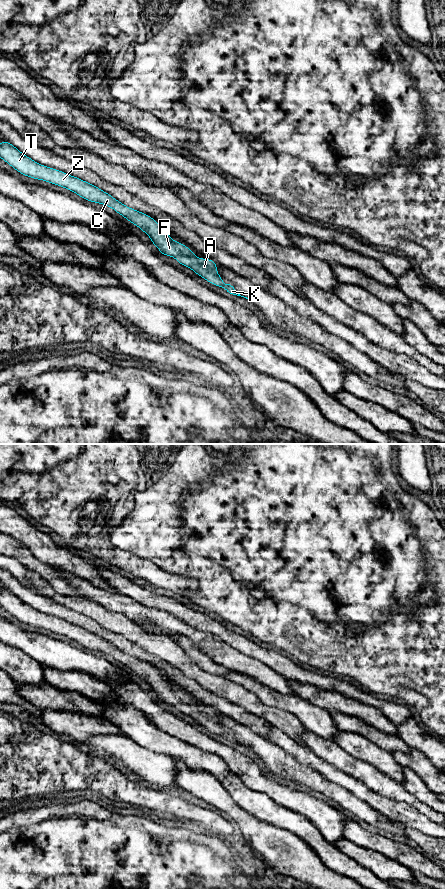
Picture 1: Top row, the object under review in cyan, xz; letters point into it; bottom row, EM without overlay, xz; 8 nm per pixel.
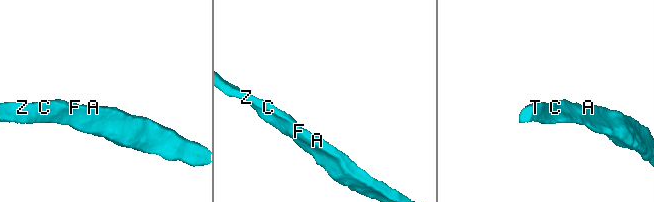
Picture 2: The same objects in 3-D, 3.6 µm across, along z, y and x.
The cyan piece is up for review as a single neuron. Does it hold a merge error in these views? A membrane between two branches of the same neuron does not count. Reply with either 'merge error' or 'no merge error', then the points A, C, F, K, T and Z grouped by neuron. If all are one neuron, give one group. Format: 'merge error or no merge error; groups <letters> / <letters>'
no merge error; groups A C F K T Z

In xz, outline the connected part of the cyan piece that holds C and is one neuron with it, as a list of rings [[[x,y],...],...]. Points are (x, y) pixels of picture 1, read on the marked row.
[[[7,140],[0,143],[0,158],[24,176],[61,186],[91,203],[95,202],[113,208],[116,213],[147,234],[151,238],[151,243],[158,247],[158,253],[174,257],[179,264],[192,269],[197,276],[209,283],[221,287],[230,294],[241,296],[233,286],[223,282],[222,277],[217,273],[218,264],[209,258],[198,258],[189,247],[173,240],[149,215],[129,208],[99,187],[80,178],[35,162]]]

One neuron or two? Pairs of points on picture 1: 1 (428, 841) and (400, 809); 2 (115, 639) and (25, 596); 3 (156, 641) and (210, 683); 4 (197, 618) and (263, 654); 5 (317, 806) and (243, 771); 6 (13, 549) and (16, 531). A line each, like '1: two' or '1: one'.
1: two
2: one
3: one
4: one
5: one
6: two

